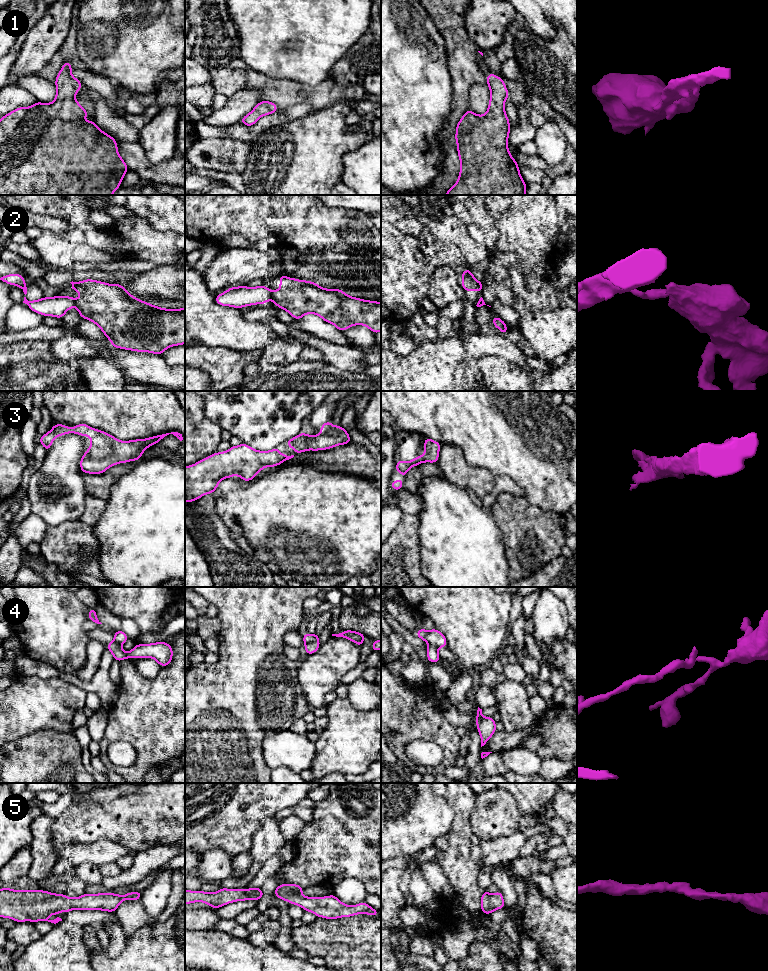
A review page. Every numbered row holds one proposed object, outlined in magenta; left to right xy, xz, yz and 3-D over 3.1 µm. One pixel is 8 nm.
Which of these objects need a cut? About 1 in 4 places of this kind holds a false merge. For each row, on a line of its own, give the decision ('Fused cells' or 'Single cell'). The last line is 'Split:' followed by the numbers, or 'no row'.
1: Single cell
2: Fused cells
3: Single cell
4: Fused cells
5: Single cell
Split: 2, 4

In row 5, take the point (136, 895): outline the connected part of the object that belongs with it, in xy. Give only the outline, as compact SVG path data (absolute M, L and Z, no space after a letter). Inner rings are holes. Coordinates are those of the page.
M0 889L0 917L11 918L17 923L23 921L48 921L58 923L57 917L48 920L50 914L70 912L71 910L102 910L115 912L123 900L140 900L141 892L129 892L125 895L115 893L85 893L80 897L69 898L65 894L54 894L43 890Z

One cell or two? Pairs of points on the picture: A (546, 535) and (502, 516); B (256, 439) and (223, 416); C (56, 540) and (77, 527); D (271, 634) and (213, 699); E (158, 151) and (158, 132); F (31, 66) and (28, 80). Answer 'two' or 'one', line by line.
A: one
B: one
C: one
D: one
E: one
F: two

